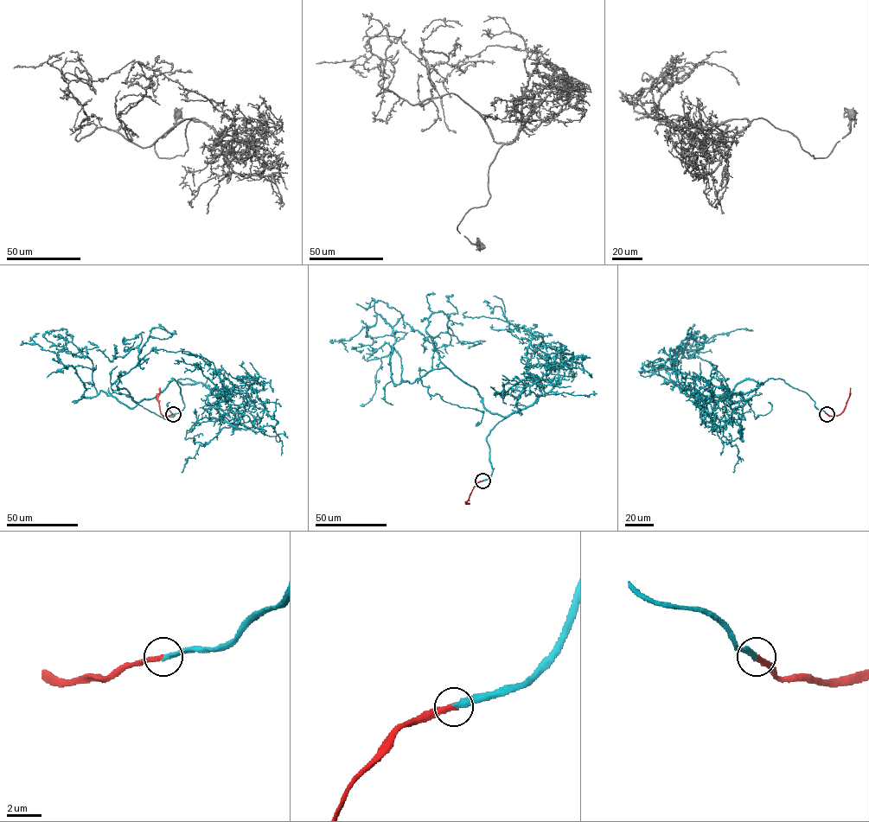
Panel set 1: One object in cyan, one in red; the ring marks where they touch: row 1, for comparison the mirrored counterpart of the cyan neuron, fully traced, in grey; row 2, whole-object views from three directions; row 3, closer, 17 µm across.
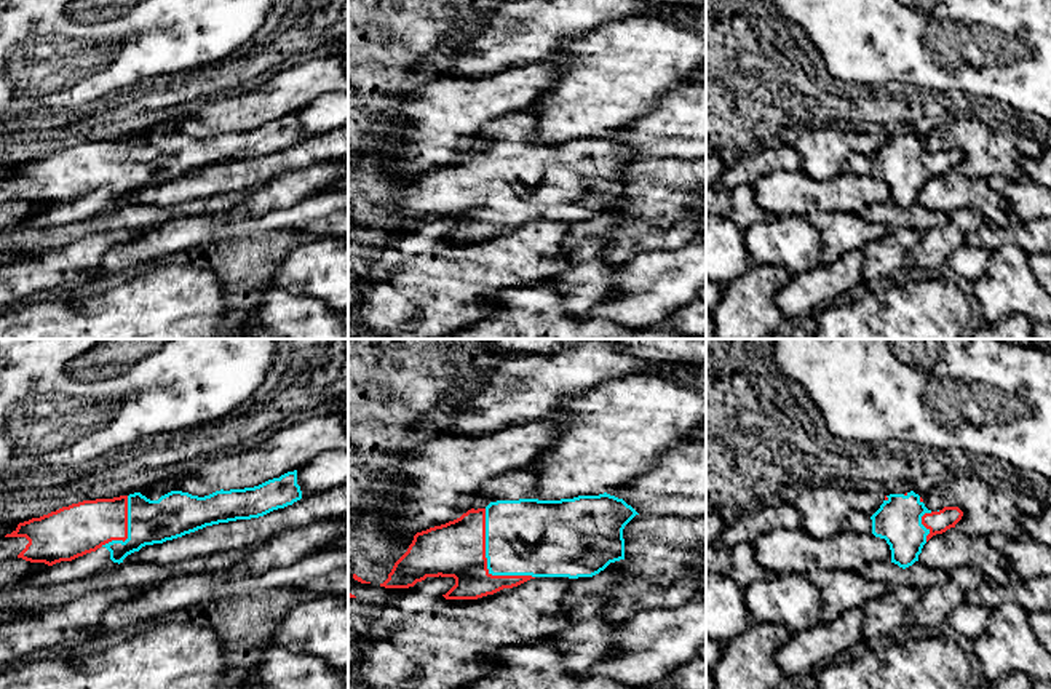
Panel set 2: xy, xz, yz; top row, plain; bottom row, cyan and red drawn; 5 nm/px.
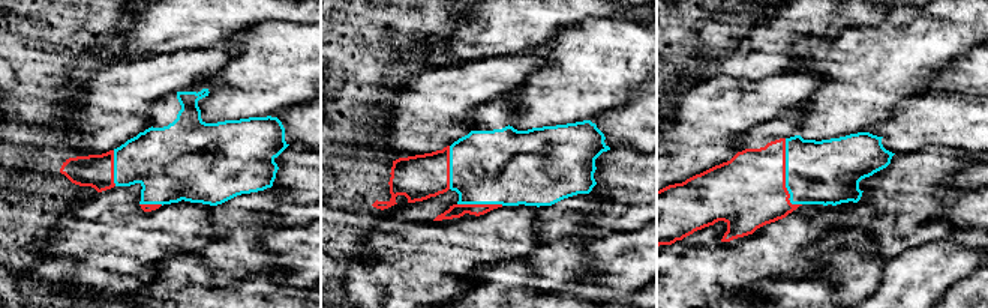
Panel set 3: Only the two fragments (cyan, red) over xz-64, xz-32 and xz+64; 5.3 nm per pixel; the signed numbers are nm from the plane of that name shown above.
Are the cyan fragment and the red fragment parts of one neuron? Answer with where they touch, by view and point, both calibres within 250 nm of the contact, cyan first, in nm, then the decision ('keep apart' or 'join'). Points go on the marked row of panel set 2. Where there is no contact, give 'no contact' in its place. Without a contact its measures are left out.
xz (487, 563) | 380/280 nm | join

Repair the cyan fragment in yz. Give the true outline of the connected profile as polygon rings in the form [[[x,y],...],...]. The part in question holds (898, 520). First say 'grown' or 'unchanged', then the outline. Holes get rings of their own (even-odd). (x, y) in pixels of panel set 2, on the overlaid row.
grown; [[[914,491],[885,496],[880,508],[871,516],[872,534],[885,539],[891,550],[891,563],[906,569],[918,561],[923,545],[962,520],[958,507],[931,512]]]

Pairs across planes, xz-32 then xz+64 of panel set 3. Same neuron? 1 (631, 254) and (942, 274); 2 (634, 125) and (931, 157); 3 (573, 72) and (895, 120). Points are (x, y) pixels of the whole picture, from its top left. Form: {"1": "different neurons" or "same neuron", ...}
{"1": "same neuron", "2": "different neurons", "3": "different neurons"}

